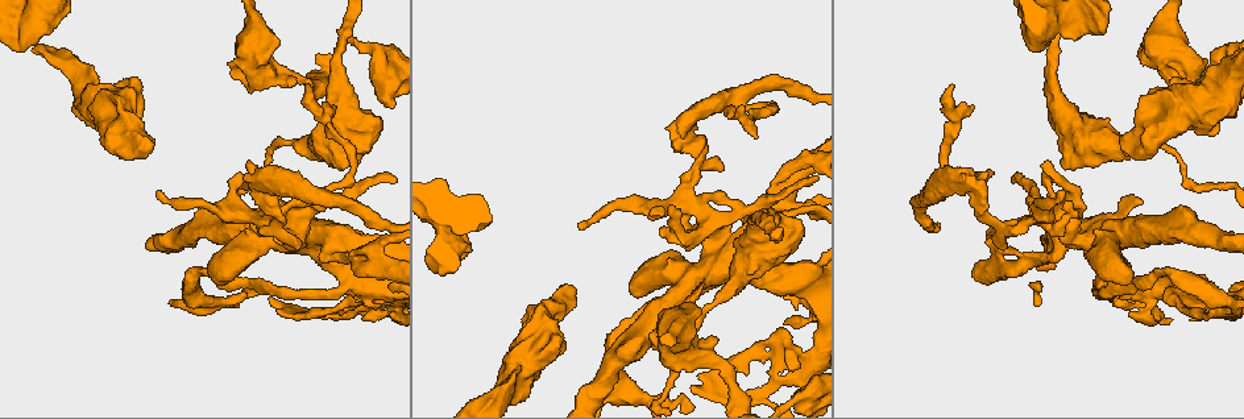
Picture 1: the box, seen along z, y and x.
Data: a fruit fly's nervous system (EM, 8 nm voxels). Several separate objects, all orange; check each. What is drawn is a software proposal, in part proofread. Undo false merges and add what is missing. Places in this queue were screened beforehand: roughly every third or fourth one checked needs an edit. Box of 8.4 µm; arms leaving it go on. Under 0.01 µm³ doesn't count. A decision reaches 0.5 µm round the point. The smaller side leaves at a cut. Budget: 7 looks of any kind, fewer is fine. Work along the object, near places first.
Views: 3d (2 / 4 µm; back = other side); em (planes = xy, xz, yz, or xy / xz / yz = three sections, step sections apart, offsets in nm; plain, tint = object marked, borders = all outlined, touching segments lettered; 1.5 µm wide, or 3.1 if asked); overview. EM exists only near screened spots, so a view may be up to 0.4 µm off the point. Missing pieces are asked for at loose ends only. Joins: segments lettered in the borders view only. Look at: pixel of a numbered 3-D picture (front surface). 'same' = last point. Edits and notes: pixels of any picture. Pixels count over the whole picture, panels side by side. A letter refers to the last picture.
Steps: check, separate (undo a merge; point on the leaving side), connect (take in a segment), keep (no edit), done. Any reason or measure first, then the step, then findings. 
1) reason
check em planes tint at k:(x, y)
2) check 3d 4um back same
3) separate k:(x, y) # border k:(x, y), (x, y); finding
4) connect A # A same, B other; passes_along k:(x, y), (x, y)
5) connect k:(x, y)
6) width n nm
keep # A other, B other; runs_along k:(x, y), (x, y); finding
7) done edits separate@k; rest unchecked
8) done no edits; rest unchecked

thick end
check em planes borders at 1:(290, 82)

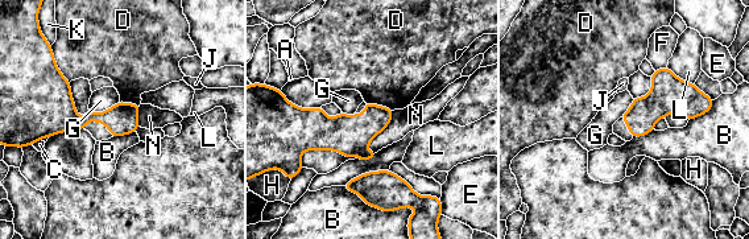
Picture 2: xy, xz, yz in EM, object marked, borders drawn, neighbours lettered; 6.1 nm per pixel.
keep # A other, B other, C other, D other, E other, F other, G other, H other, J other, K other, L other, N other; border 2:(393, 111), (365, 148), (301, 165); none of them fits

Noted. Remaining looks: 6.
thick turns thin
check 3d 2um at 1:(341, 75)

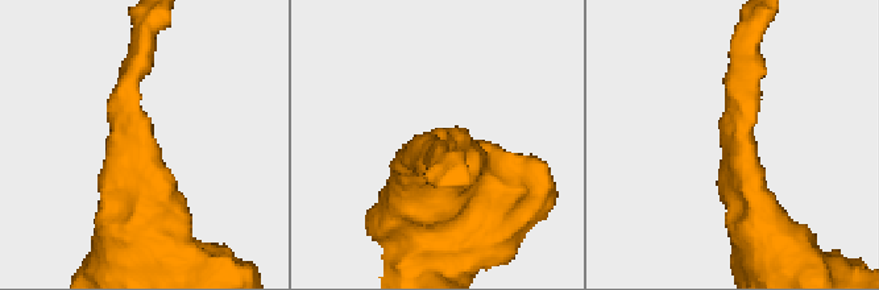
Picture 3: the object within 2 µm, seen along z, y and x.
arm_widths 170, 480 nm
check em planes plain at 3:(137, 132)

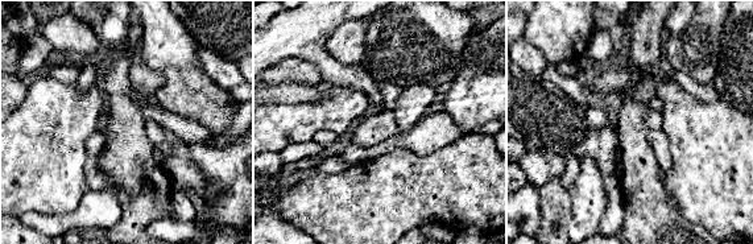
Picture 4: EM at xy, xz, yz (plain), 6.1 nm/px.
check em planes borders same

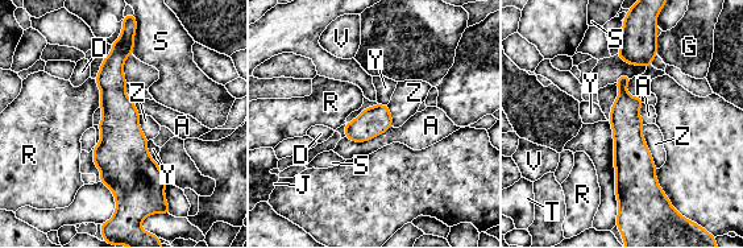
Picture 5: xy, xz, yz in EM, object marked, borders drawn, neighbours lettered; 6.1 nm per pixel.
width 180 nm
keep # A other, D other, G other, J other, R other, S other, T other, V other, Y other, Z other; runs_along 5:(128, 42), (115, 60), (119, 201); continuous, no second neuron

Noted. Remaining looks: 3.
check 3d 4um at 1:(954, 87)

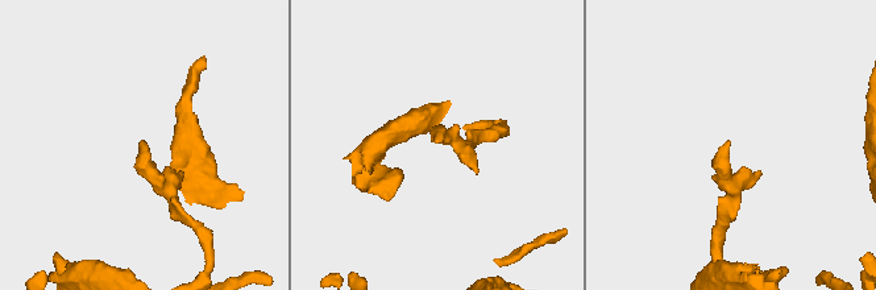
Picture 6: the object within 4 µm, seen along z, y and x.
shape alone is not enough
check em planes borders at 6:(436, 140)

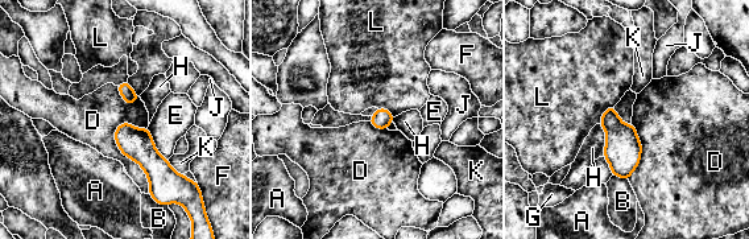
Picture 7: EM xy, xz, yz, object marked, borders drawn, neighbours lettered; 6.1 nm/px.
keep # A other, B other, D other, E other, F other, G other, H other, J other, K other, L other; no lettered segment goes on from it

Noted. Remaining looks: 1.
done no edits; rest unchecked

